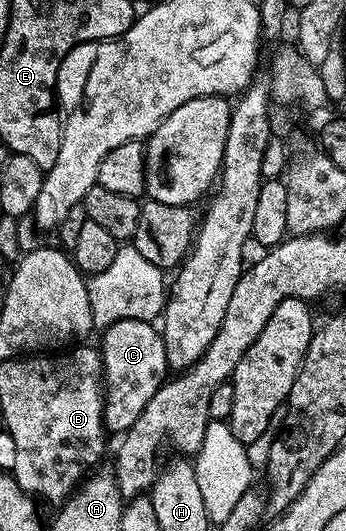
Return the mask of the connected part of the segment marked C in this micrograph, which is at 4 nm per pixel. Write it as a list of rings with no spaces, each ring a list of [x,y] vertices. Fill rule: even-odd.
[[[121,320],[102,329],[103,341],[97,344],[103,357],[103,426],[111,434],[129,431],[133,422],[149,406],[149,398],[168,379],[169,369],[165,358],[162,331],[149,320]],[[155,327],[155,328],[154,328]]]

